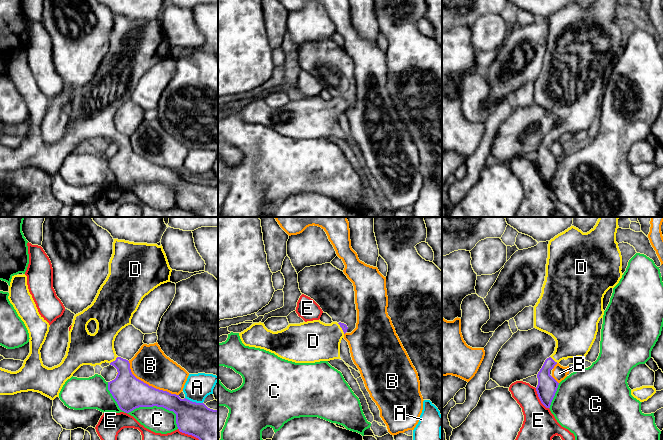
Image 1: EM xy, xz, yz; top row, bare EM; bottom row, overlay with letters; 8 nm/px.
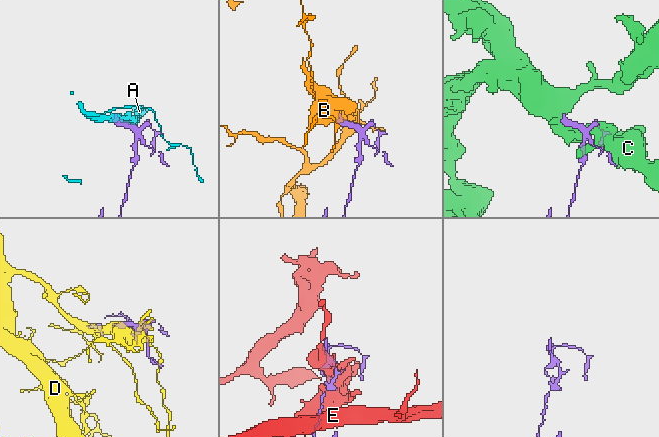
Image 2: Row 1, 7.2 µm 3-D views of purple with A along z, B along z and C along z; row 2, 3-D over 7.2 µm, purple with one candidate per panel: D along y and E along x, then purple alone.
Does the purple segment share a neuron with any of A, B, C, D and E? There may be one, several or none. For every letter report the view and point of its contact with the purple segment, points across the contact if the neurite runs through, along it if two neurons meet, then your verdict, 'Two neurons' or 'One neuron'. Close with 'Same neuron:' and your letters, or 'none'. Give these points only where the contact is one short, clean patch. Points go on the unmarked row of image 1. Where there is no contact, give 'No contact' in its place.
A: Touches purple at xy (194, 178). Boundary: xy (185, 173), (202, 179). Two neurons
B: Touches purple at xy (148, 161). Two neurons
C: Touches purple at xy (142, 182). Two neurons
D: Touches purple at xy (115, 136). Path across: xy (126, 165), (124, 146), (115, 136), (101, 125), (94, 125). One neuron
E: Touches purple at yz (539, 174). Two neurons
Same neuron: D

